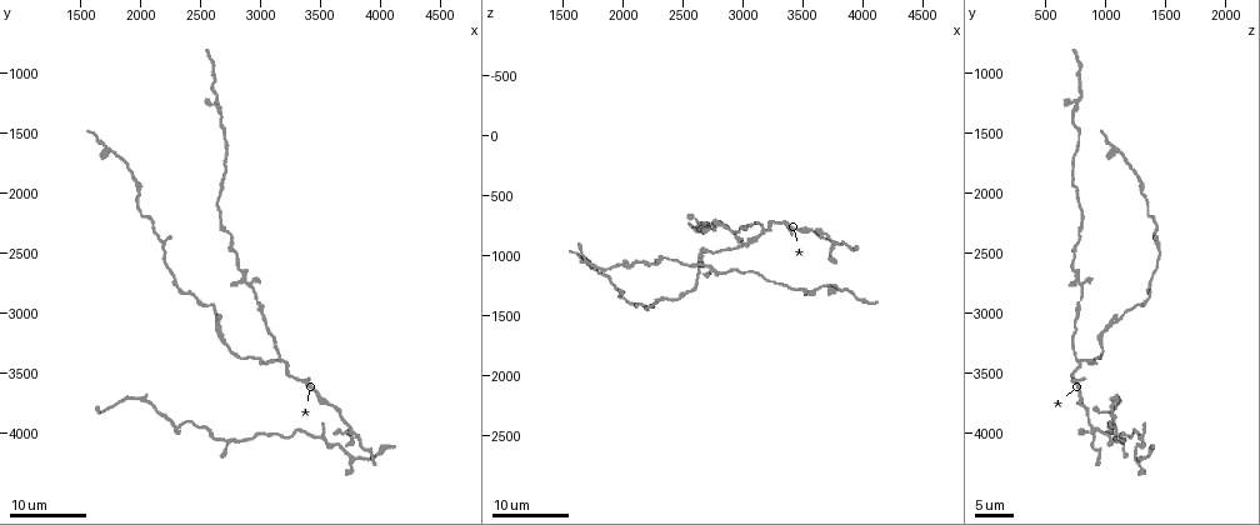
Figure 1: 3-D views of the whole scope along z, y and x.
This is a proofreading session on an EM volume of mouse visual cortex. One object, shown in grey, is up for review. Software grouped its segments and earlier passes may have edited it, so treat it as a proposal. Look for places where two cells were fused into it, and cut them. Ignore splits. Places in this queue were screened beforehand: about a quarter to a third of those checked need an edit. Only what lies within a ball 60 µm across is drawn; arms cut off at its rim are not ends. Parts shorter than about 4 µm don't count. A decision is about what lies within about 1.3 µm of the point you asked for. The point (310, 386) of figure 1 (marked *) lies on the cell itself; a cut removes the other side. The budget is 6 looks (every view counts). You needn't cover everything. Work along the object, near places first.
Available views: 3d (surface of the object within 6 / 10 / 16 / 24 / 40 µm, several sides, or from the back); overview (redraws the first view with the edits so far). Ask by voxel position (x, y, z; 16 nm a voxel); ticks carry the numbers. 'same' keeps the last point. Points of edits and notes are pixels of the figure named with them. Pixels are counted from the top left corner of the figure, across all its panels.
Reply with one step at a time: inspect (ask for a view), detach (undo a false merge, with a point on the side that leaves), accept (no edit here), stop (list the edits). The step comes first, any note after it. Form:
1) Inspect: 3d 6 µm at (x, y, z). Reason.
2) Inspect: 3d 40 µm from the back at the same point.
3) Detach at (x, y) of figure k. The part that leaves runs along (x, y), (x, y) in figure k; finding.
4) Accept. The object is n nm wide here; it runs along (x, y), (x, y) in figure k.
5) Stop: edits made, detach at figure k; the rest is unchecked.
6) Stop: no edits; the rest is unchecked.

Inspect: 3d 24 µm at (3740, 3980, 920). Looks like a crossing.

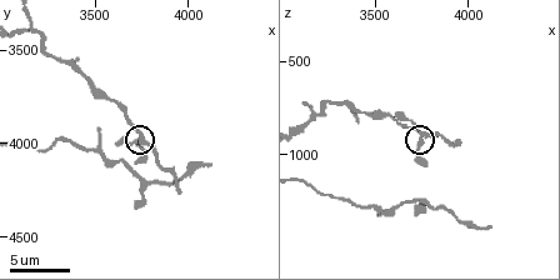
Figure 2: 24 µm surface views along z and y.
Inspect: 3d 6 µm at (3760, 3960, 940). Zoom in.

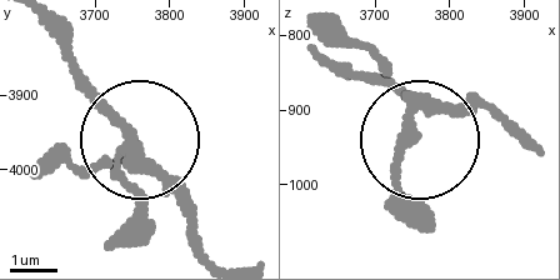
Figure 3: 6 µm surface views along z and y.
Inspect: 3d 6 µm from the back at (3750, 3975, 925).

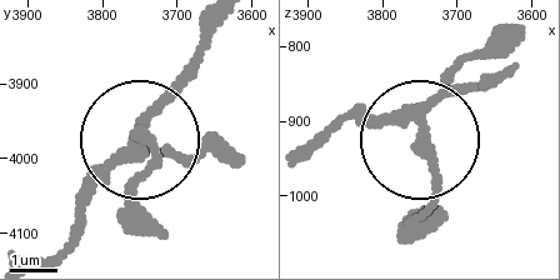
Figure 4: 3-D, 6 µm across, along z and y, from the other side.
Accept. The side arm is 6 µm long; it runs along (223, 26), (71, 226) in figure 4; continuous, no second cell.

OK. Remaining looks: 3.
Inspect: 3d 16 µm at (3500, 4040, 1280). Three arms meet.

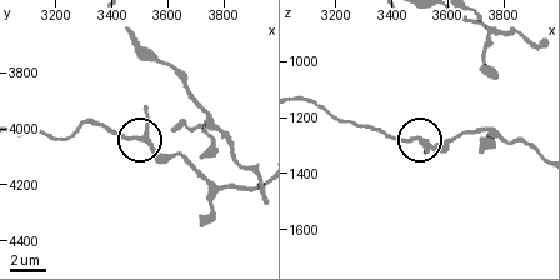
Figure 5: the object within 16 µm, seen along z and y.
Inspect: 3d 16 µm from the back at (3500, 4040, 1280). Other side.

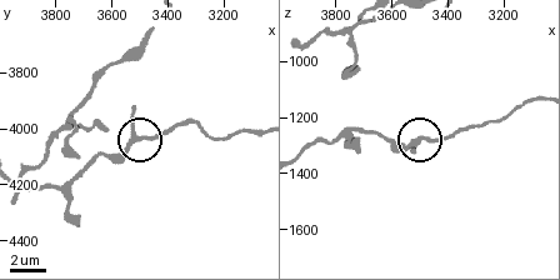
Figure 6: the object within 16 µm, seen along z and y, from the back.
Accept. The object is 230 nm wide here; all the same cell.

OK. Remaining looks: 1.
Stop: no edits; the rest is unchecked.

